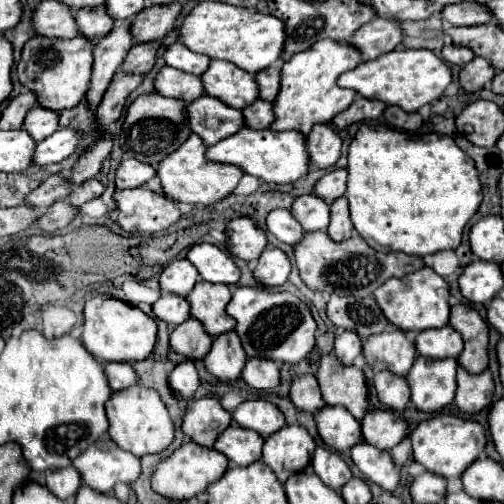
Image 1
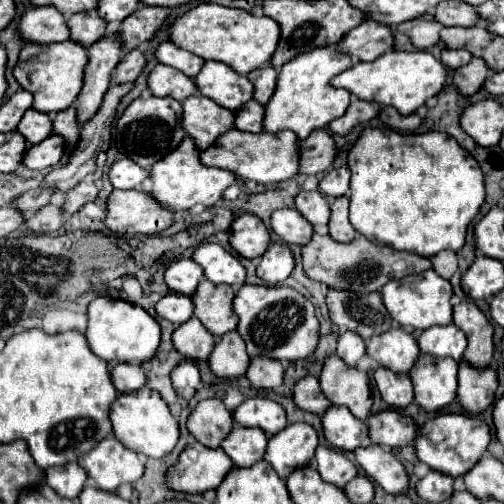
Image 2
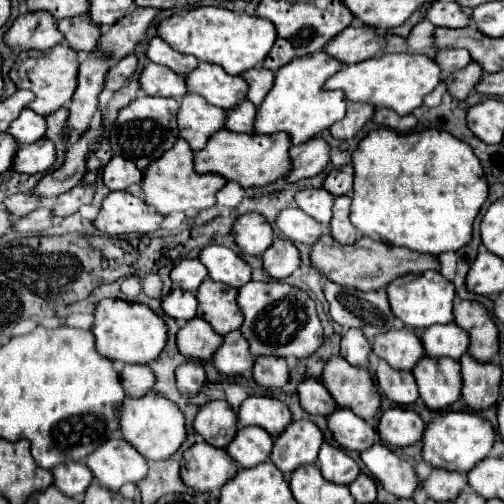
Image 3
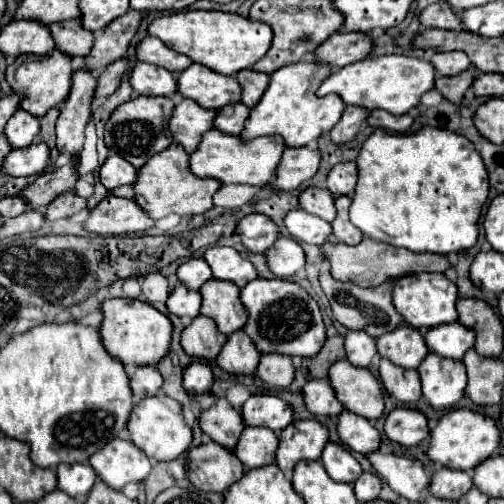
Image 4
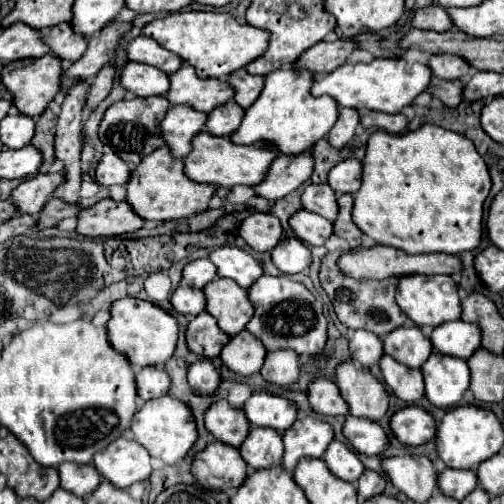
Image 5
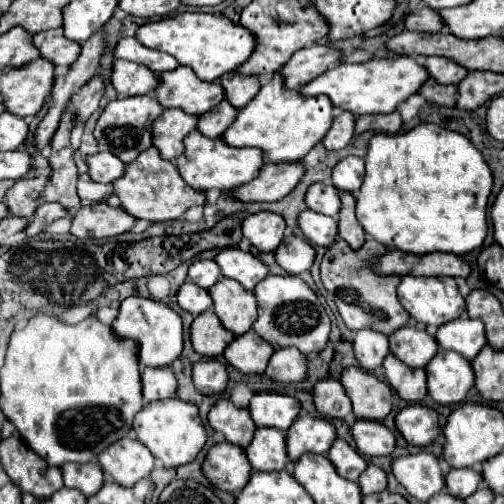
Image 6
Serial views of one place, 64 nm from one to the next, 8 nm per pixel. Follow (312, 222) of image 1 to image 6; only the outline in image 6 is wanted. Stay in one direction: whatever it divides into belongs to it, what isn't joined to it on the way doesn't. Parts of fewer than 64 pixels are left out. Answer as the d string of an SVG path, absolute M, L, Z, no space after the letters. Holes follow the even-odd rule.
M316 182L308 188L306 204L310 210L326 216L336 216L340 212L338 190L332 184L324 184L324 182Z

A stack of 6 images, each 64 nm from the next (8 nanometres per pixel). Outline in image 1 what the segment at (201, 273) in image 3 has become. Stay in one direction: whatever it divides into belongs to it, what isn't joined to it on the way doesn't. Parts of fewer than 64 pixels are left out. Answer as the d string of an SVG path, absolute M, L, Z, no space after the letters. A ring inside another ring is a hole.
M172 260L160 276L160 288L164 292L172 292L172 294L178 294L178 296L188 296L188 292L196 286L198 280L200 280L200 276L198 276L198 270L192 262Z

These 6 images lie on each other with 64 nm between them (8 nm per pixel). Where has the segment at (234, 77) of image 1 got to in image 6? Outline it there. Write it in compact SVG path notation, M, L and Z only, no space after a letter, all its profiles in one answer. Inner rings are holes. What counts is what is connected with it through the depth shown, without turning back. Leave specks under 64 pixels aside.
M178 66L158 76L160 84L154 88L154 96L164 108L180 108L186 114L200 116L224 100L224 90L220 84L202 82L192 68Z

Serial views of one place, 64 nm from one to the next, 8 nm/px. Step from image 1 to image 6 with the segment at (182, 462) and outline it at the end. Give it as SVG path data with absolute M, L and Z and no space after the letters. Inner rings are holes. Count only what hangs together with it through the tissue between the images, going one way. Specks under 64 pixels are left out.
M222 442L210 448L202 470L216 488L238 494L248 484L252 466L248 464L244 448Z

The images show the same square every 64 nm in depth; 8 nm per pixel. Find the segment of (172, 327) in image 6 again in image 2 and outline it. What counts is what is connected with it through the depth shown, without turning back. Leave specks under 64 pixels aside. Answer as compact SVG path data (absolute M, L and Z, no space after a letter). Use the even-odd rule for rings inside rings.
M100 296L92 300L88 306L86 338L88 338L92 352L106 362L142 364L156 354L160 340L162 340L162 328L144 308L124 302L124 300Z

